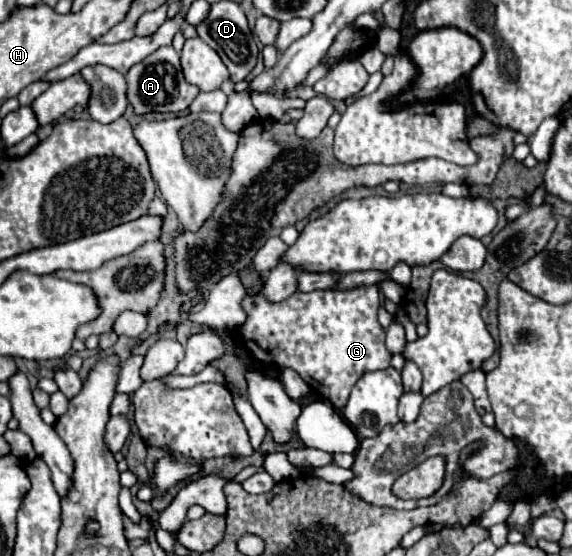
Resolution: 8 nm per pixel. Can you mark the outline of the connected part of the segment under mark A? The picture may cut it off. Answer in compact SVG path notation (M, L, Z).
M173 47L157 49L153 55L133 65L125 77L127 77L129 105L135 109L137 115L145 115L153 111L179 113L179 111L185 111L191 105L191 101L199 95L199 89L185 81L181 65L179 65L179 53Z

